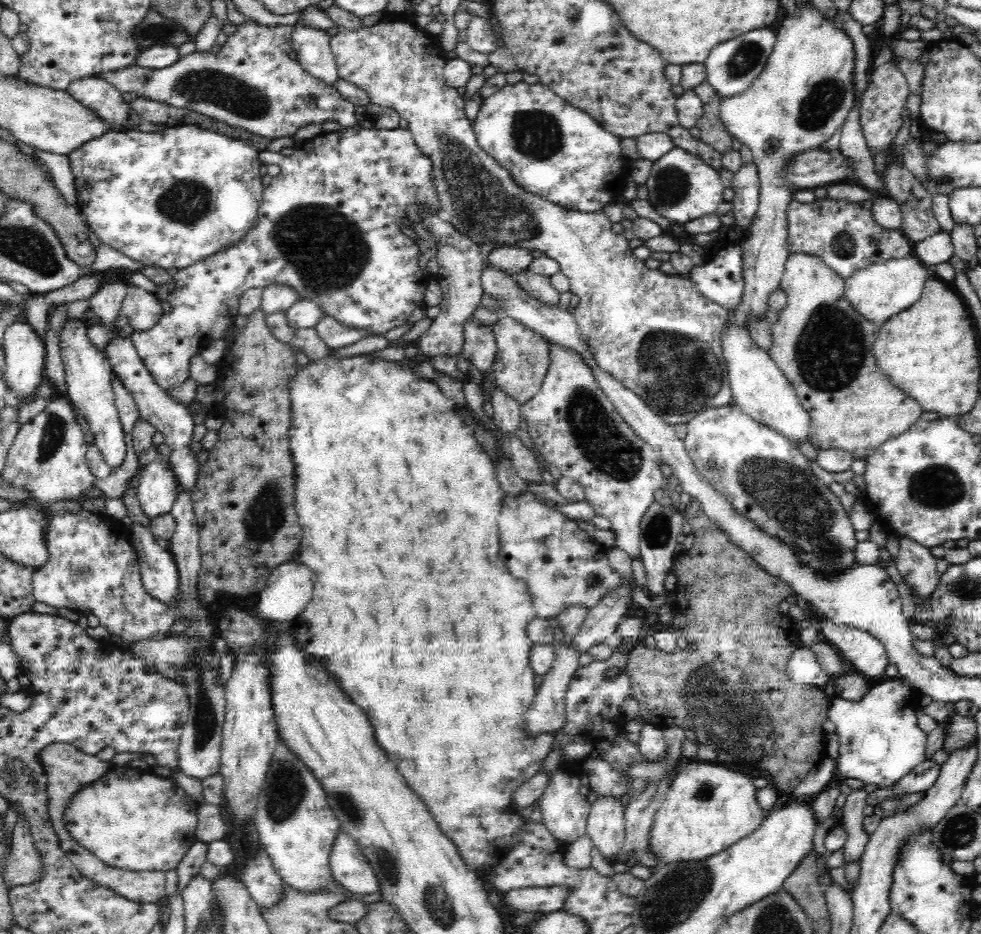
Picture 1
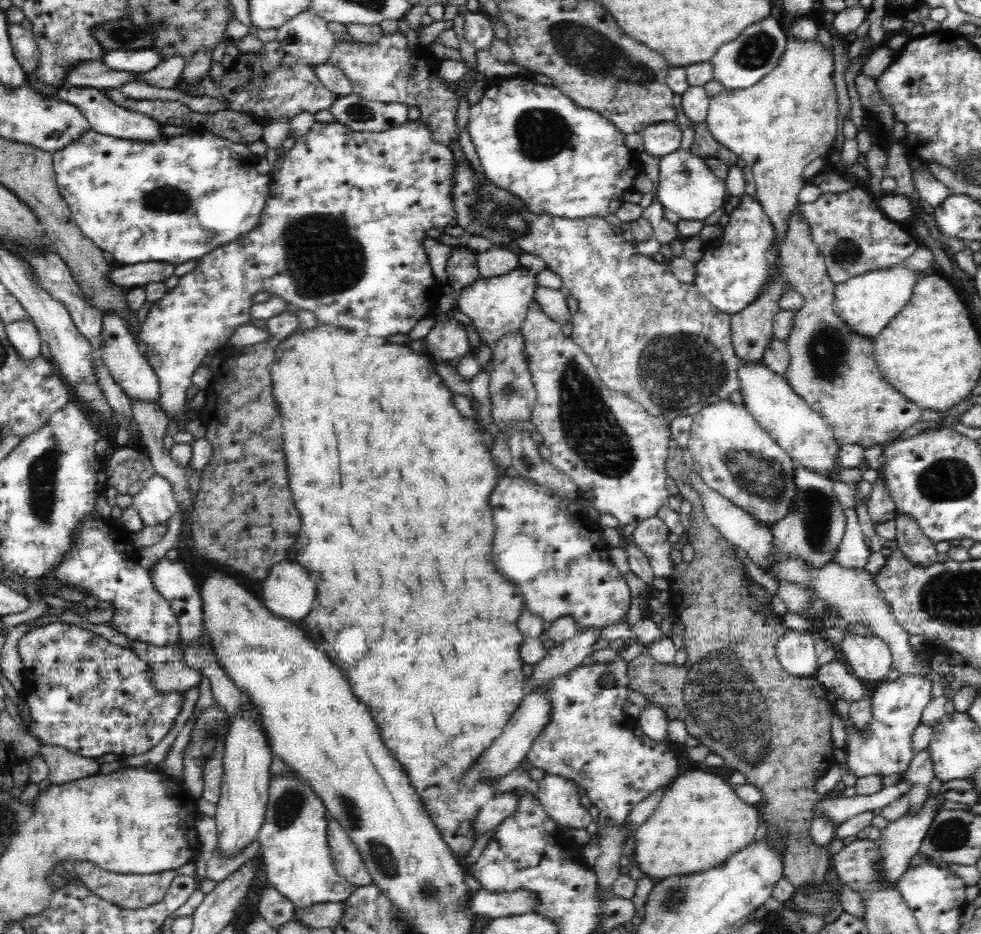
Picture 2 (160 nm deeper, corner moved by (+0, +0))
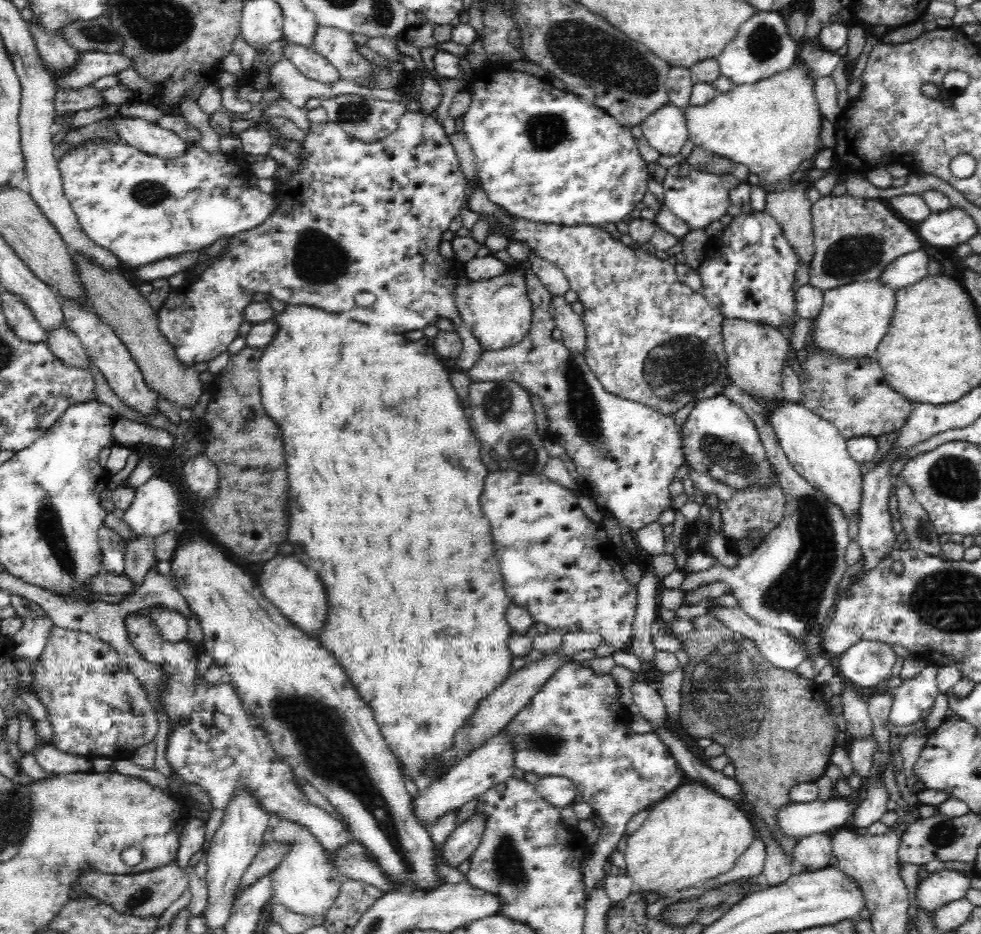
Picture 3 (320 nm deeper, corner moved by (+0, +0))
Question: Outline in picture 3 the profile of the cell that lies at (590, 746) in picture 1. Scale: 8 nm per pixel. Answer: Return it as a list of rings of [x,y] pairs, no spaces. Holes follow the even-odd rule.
[[[574,661],[563,663],[562,666],[558,666],[558,670],[556,670],[554,674],[550,674],[550,676],[548,676],[548,680],[546,680],[546,682],[542,682],[538,692],[535,692],[534,696],[528,700],[528,704],[526,704],[526,706],[522,706],[520,710],[514,714],[514,716],[510,717],[506,723],[506,726],[500,730],[500,734],[506,735],[506,737],[508,737],[508,741],[512,743],[512,751],[514,751],[514,768],[516,767],[518,770],[523,770],[525,773],[533,772],[539,777],[564,776],[569,778],[576,785],[577,793],[580,794],[580,796],[584,799],[584,802],[586,802],[593,809],[596,817],[602,818],[602,822],[604,822],[604,826],[602,827],[602,836],[600,836],[600,840],[598,840],[596,844],[591,846],[588,856],[586,856],[584,862],[582,862],[584,897],[586,897],[586,901],[590,898],[591,894],[603,884],[606,878],[603,869],[608,867],[607,856],[610,852],[617,848],[618,841],[625,836],[628,822],[630,822],[636,814],[649,810],[658,802],[661,802],[664,798],[667,798],[672,791],[677,789],[676,784],[680,786],[680,782],[682,782],[685,777],[683,771],[679,769],[679,765],[675,761],[674,755],[670,750],[668,750],[668,747],[660,741],[660,737],[658,737],[658,735],[652,736],[652,734],[650,734],[645,736],[637,736],[631,728],[626,728],[626,726],[624,726],[624,718],[628,718],[630,714],[626,714],[626,708],[622,708],[622,706],[614,700],[614,696],[618,694],[616,685],[617,683],[614,682],[614,678],[611,674],[596,675],[593,670],[590,670],[590,667],[582,667],[580,663],[575,663]]]

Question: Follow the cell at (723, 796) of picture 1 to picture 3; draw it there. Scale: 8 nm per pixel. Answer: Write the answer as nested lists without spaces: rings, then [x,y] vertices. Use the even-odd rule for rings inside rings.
[[[706,784],[680,786],[650,808],[646,821],[628,838],[623,852],[626,876],[632,880],[634,890],[643,895],[656,894],[658,900],[668,896],[672,890],[678,892],[684,888],[694,888],[706,880],[726,874],[736,866],[738,858],[755,839],[756,831],[750,816],[738,806],[738,802],[718,796],[716,791],[706,788]]]

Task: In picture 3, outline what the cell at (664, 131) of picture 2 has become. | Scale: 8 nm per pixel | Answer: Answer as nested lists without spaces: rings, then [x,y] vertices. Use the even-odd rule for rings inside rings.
[[[670,101],[641,124],[643,135],[659,154],[676,156],[688,139],[685,111]]]

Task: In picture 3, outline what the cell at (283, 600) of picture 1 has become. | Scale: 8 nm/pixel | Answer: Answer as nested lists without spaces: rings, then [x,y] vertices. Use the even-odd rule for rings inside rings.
[[[280,554],[264,562],[257,580],[257,586],[261,588],[264,597],[284,615],[284,618],[299,627],[305,634],[319,640],[318,635],[321,634],[325,624],[324,618],[328,614],[328,600],[324,594],[324,584],[314,570],[306,568],[290,554]]]

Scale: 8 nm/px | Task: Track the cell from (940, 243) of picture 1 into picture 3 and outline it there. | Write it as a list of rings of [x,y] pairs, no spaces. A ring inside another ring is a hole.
[[[922,249],[900,255],[888,263],[878,280],[887,284],[893,291],[912,286],[928,275],[928,261],[928,254]]]

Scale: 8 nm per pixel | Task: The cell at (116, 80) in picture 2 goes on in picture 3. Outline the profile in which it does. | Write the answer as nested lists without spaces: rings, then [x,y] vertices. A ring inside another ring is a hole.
[[[28,21],[34,45],[43,62],[55,74],[67,73],[79,60],[79,51],[72,48],[58,33],[50,33],[38,22]]]

